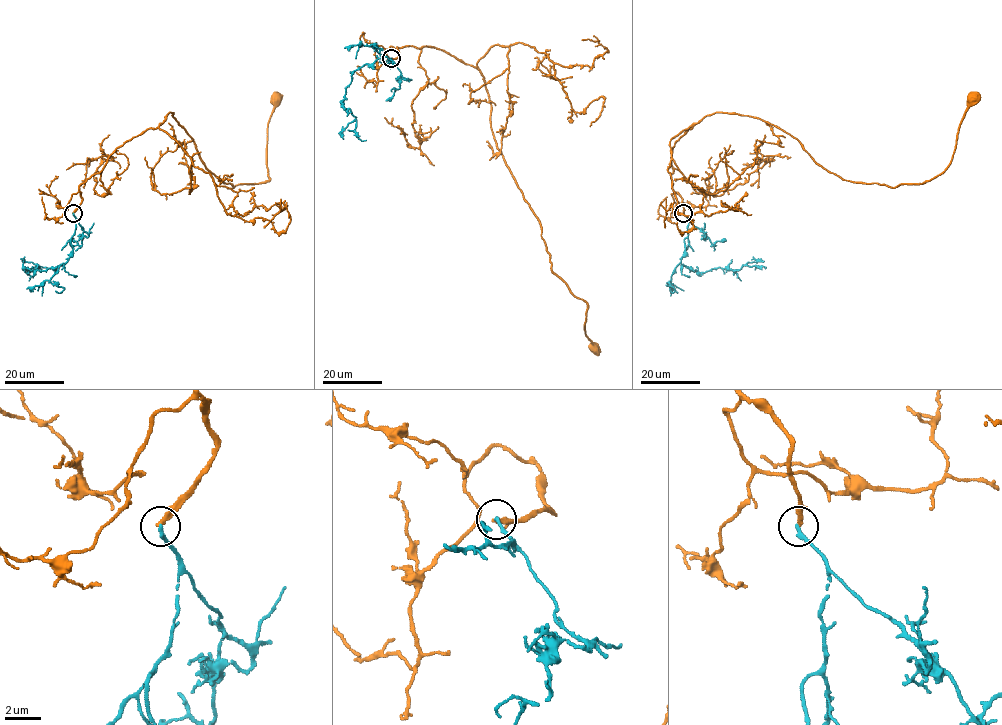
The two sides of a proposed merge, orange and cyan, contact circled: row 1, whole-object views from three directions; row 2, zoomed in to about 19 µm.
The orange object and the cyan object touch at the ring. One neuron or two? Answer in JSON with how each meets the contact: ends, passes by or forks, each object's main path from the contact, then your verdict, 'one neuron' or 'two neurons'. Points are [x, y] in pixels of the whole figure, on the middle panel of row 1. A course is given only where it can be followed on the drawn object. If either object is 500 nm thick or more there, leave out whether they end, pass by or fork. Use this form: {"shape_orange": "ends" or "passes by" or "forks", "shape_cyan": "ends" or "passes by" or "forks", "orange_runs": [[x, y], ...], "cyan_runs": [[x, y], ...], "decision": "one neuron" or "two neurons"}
{"shape_orange": "ends", "shape_cyan": "ends", "orange_runs": [[391, 58], [397, 47], [431, 46], [479, 71], [496, 147], [538, 219], [552, 270], [586, 303], [594, 349]], "cyan_runs": [[391, 58], [394, 63], [378, 58], [354, 70], [346, 88], [343, 106], [355, 117], [356, 136], [366, 140]], "decision": "two neurons"}

